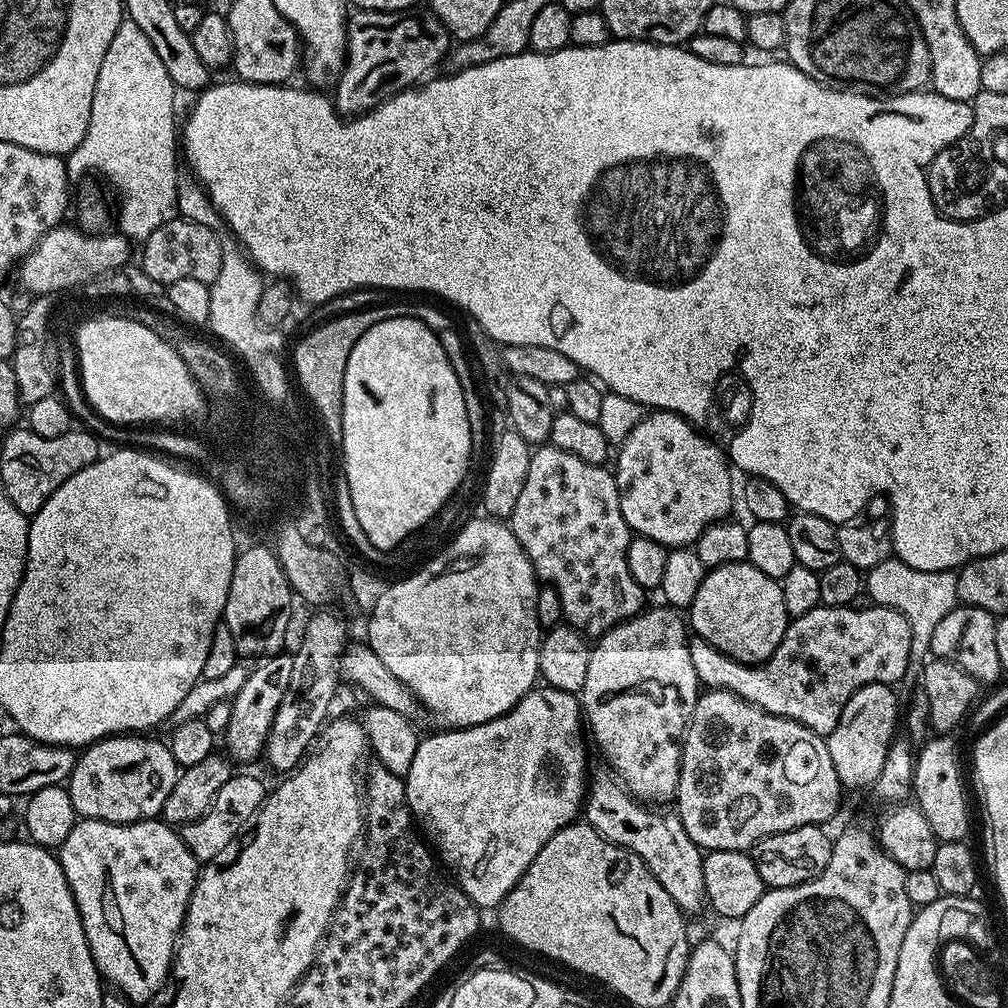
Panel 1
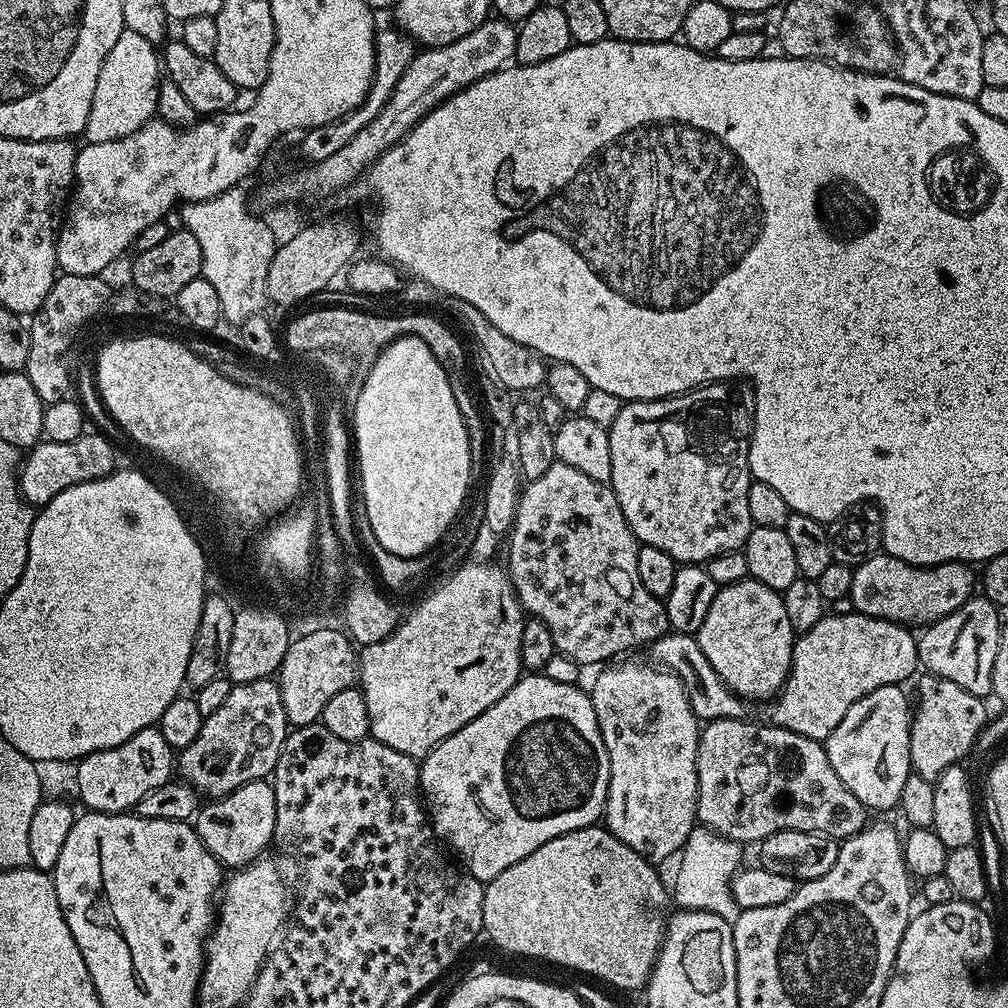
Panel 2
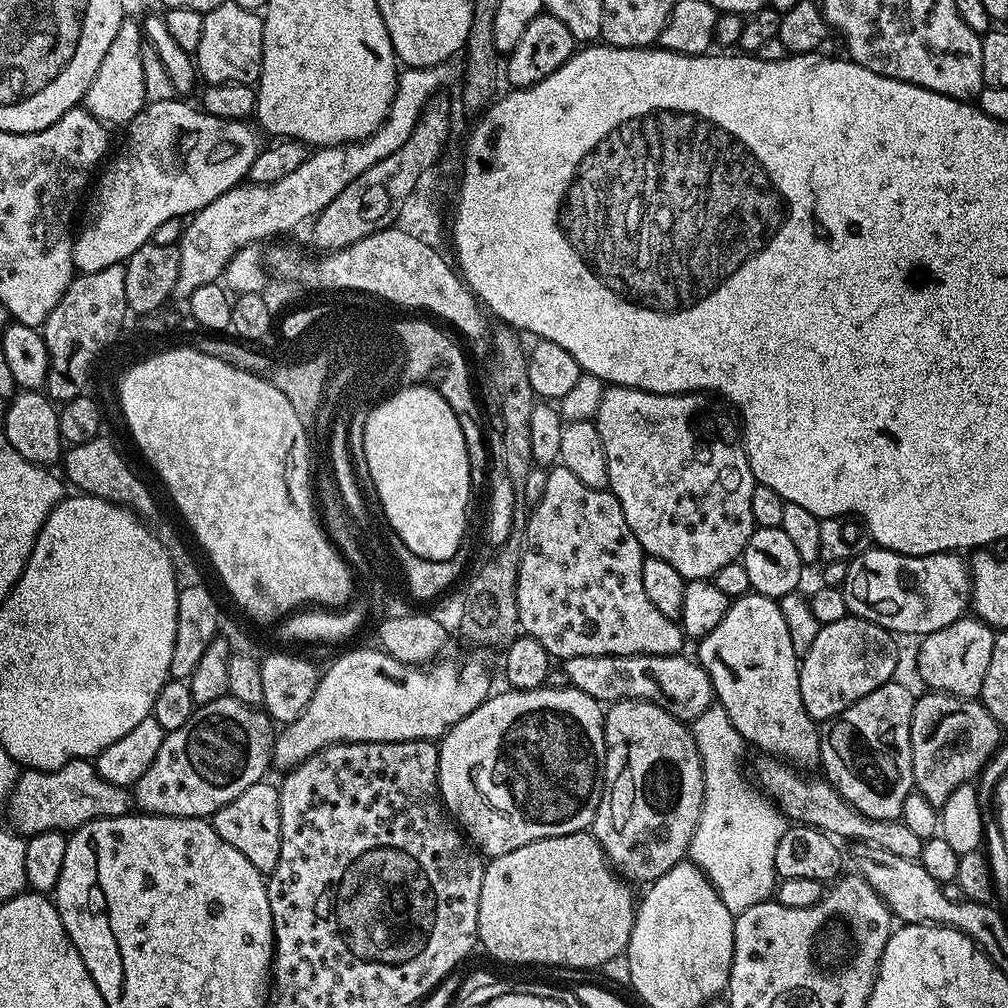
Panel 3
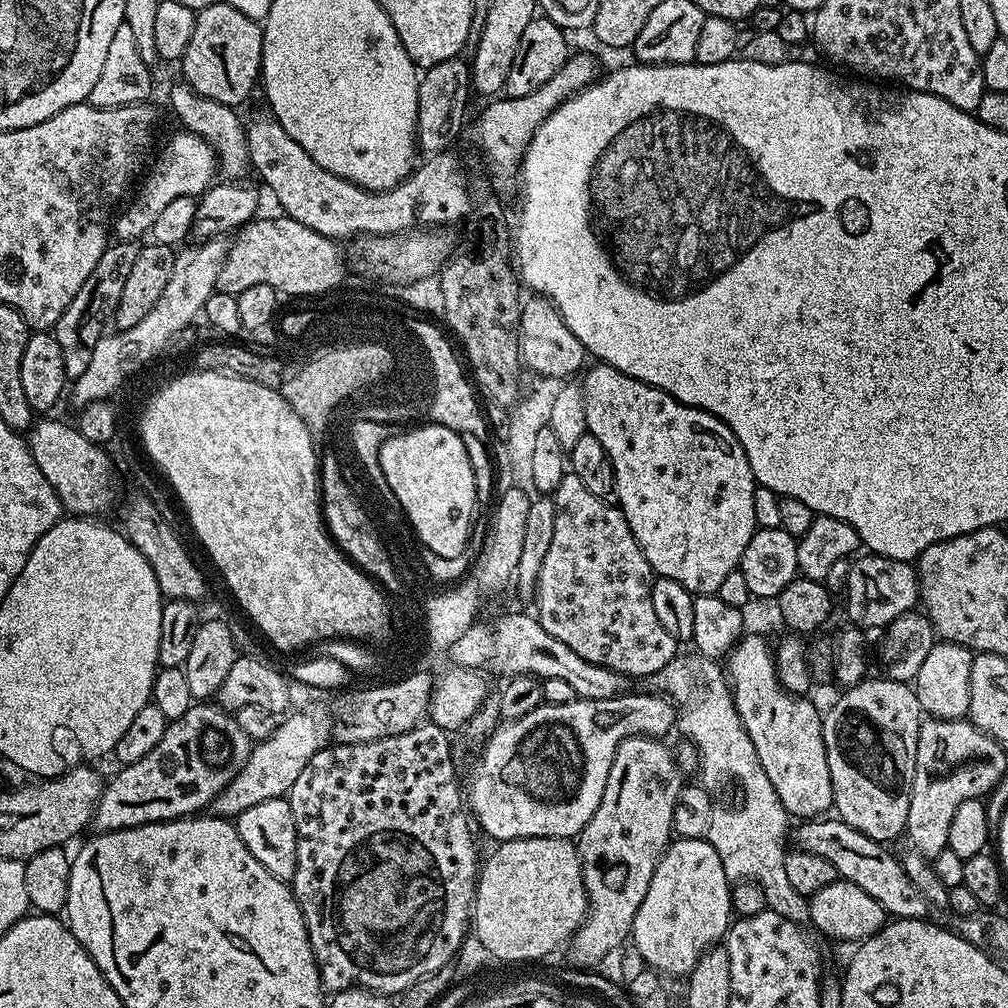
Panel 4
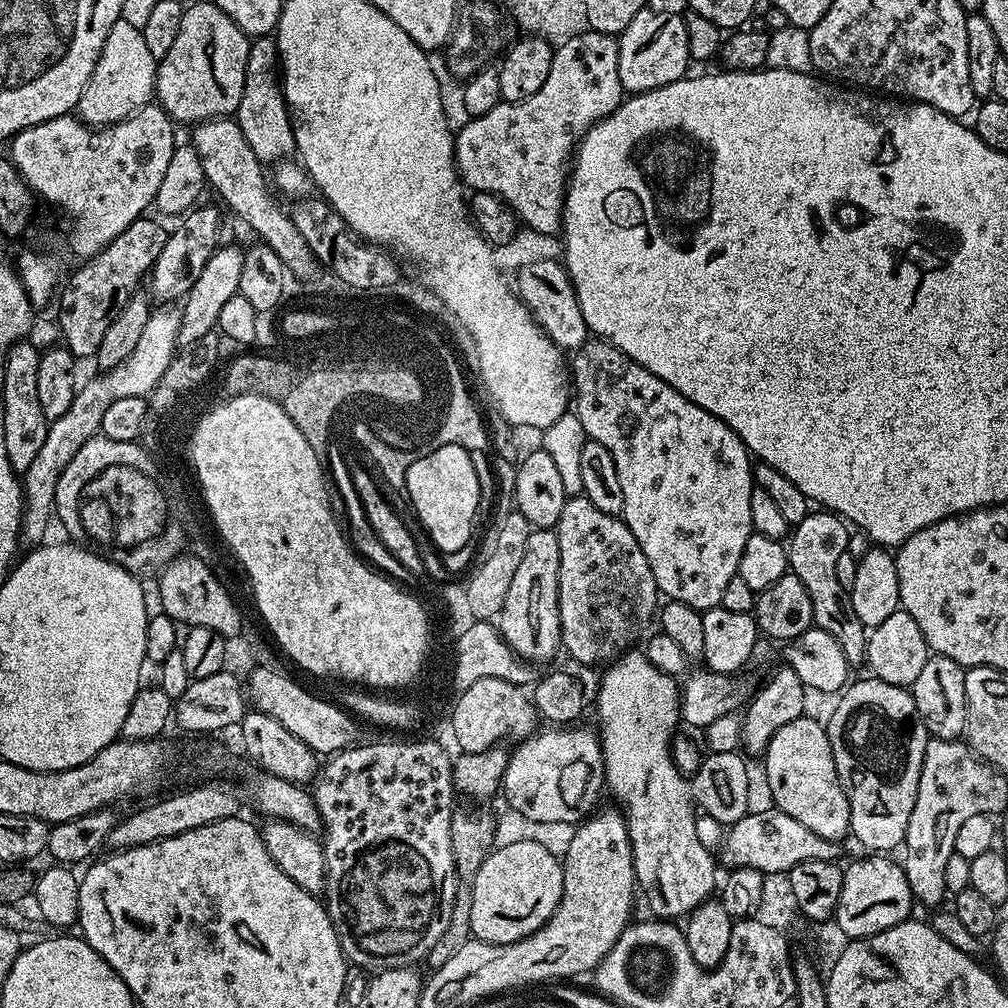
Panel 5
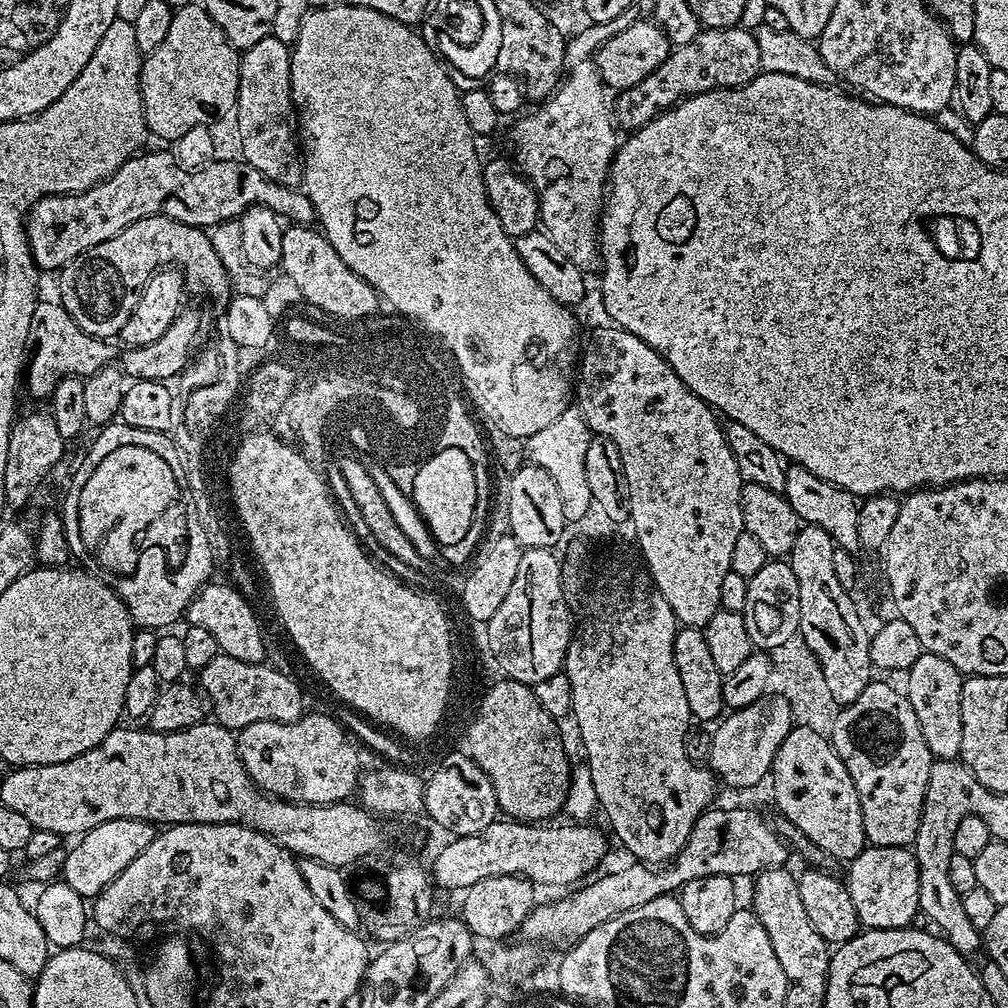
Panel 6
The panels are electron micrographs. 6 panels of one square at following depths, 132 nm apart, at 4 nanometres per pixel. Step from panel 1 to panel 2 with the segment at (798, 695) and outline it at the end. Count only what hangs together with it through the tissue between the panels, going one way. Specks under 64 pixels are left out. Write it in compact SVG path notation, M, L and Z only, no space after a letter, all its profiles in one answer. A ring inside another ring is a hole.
M857 611L846 614L845 616L838 616L835 614L824 615L813 628L801 632L795 637L792 645L792 665L788 671L788 681L784 683L783 688L780 689L775 699L763 705L763 719L775 727L785 728L794 734L802 734L811 740L819 740L821 742L827 740L829 734L834 730L834 726L838 726L838 722L842 722L842 718L846 718L846 710L850 710L850 706L854 706L854 702L858 702L858 698L862 698L866 694L870 694L882 686L890 686L891 684L903 685L905 683L904 680L911 678L912 671L917 671L918 657L916 654L916 646L918 640L915 635L911 636L908 632L911 631L901 623L896 623L890 620L880 620L878 617L864 616ZM669 631L667 636L658 638L650 646L651 659L657 665L663 666L667 671L672 672L681 682L684 689L688 691L688 701L692 704L692 712L696 715L697 721L707 722L710 720L742 720L749 714L749 701L732 692L718 678L714 666L710 666L710 658L702 654L702 646L696 640L695 635L687 632Z

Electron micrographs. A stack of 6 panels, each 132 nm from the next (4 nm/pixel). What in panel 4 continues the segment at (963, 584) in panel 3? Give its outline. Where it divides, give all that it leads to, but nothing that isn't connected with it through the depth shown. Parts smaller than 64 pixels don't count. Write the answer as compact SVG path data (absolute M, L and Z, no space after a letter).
M868 558L872 560L856 560L851 574L848 575L848 591L846 604L849 620L857 627L886 627L896 617L911 611L919 601L919 577L915 569L902 560L886 560L883 558Z

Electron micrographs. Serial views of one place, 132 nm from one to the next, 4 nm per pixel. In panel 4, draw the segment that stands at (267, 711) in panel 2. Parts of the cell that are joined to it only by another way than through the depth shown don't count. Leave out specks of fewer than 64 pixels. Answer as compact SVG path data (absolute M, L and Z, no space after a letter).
M196 702L177 720L171 721L168 729L162 734L162 742L133 764L125 764L113 780L104 785L104 792L96 804L94 828L97 833L117 832L127 828L137 828L143 824L162 824L166 820L179 820L200 814L211 805L212 800L232 779L246 766L252 752L252 741L238 726L235 715L212 702Z

